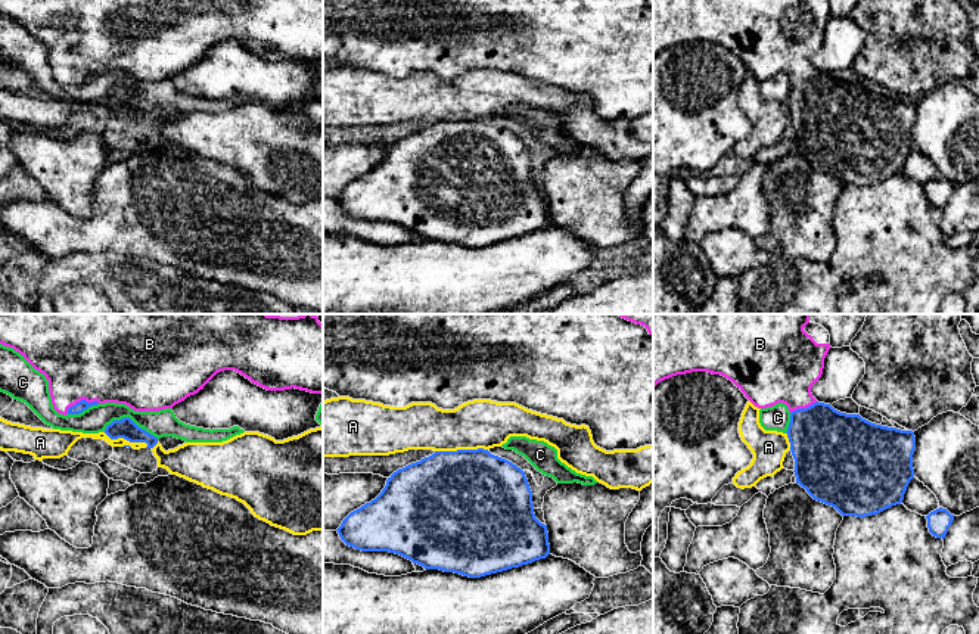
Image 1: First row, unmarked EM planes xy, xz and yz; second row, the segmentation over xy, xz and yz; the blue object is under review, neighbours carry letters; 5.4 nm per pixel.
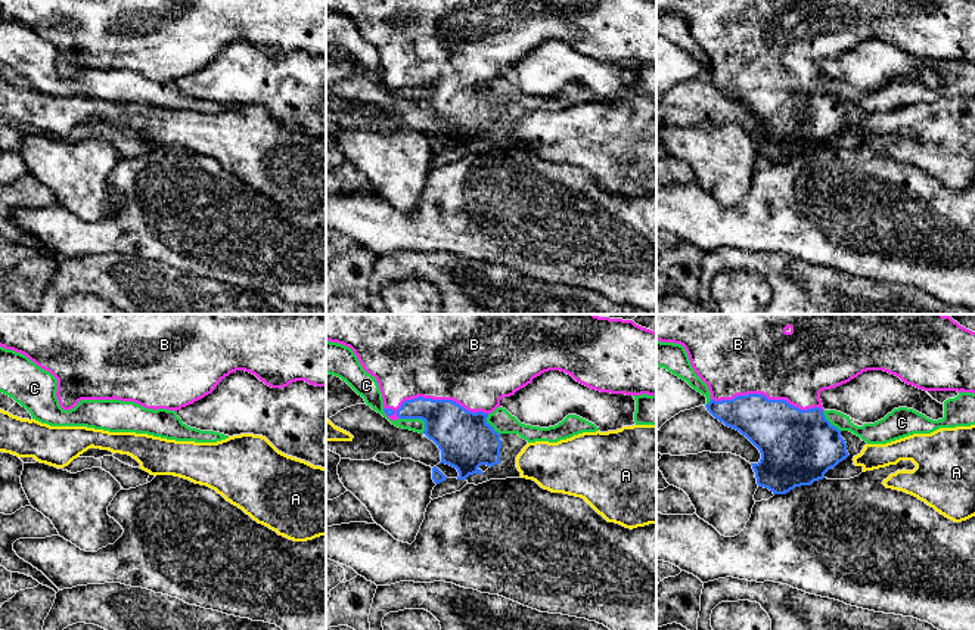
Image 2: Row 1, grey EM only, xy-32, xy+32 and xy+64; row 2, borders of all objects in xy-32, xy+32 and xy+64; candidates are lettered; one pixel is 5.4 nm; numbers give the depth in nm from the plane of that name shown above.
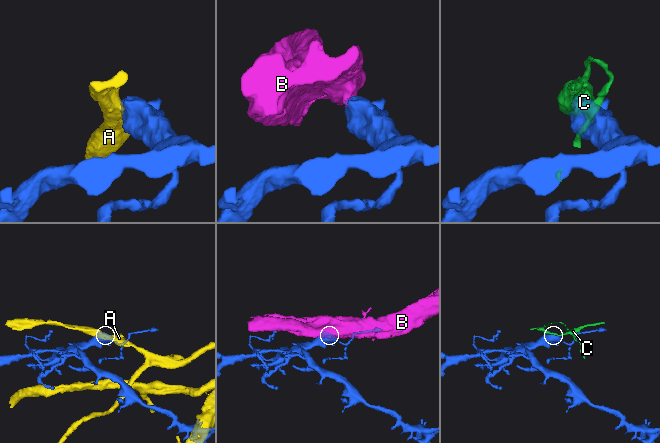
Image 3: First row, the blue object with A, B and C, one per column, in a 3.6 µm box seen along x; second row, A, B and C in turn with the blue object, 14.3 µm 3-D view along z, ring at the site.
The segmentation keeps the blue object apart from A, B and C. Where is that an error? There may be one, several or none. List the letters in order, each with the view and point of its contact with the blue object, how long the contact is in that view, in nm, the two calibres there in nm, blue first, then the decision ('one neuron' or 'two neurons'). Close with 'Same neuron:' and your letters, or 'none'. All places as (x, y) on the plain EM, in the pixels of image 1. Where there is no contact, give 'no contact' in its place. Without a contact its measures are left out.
A: meets blue in xy at (126, 108); contact 260 nm long; 110 nm thick on the blue side, 50 nm on the other; two neurons
B: meets blue in xy at (81, 70); contact 190 nm long; 60 nm thick on the blue side, 400 nm on the other; one neuron
C: meets blue in xy at (130, 89); contact 300 nm long; 110 nm thick on the blue side, 150 nm on the other; two neurons
Same neuron: B

